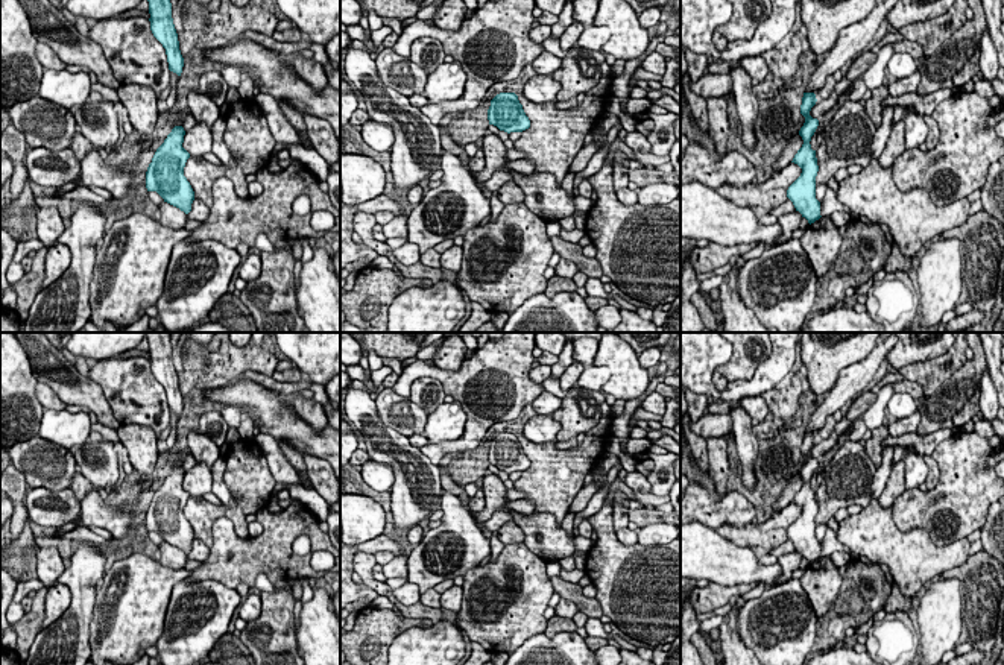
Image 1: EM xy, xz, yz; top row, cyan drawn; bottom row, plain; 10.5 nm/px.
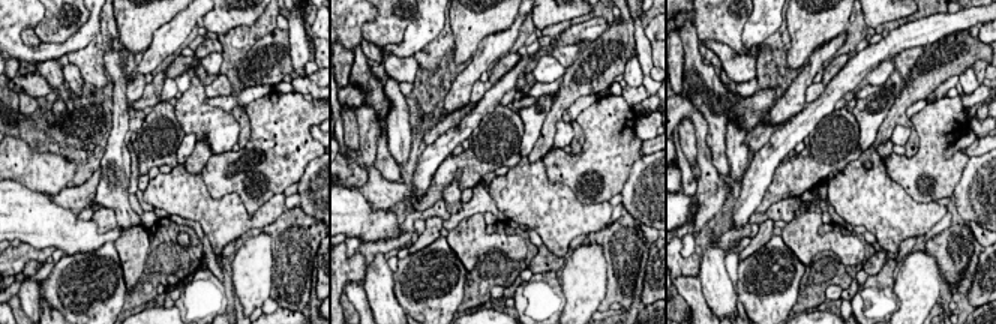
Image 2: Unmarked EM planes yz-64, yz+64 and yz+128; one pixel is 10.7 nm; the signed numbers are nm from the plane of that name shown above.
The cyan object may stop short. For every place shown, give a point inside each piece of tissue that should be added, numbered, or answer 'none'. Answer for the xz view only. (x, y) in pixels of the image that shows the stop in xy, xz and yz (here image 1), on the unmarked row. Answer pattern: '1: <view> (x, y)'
none

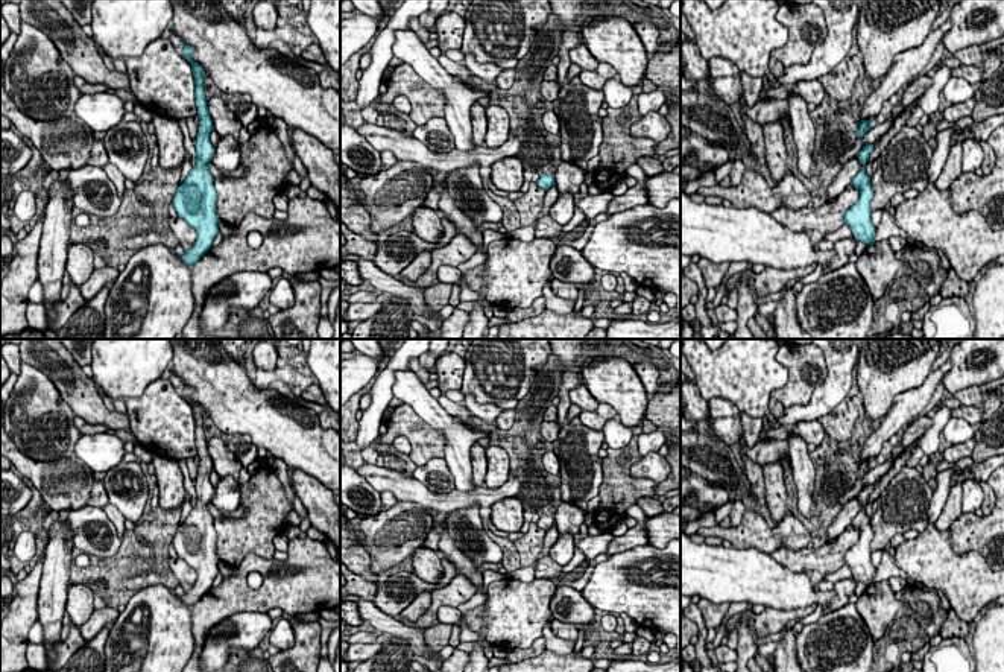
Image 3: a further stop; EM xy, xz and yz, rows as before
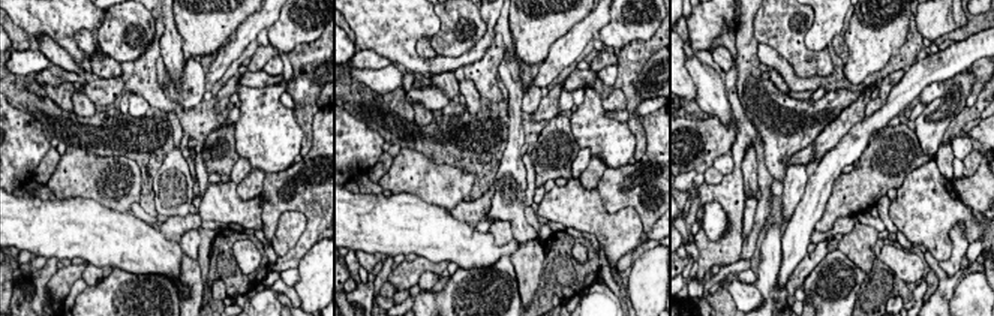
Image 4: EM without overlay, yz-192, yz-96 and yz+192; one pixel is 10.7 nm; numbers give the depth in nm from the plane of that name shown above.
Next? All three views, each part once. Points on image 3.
none

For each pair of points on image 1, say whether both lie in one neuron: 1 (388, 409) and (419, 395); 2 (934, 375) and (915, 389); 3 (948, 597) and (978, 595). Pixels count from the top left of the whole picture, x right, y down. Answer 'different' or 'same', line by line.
1: different
2: different
3: different

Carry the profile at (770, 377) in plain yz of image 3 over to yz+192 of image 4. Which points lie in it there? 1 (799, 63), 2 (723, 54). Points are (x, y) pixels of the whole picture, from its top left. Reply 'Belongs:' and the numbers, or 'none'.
Belongs: none

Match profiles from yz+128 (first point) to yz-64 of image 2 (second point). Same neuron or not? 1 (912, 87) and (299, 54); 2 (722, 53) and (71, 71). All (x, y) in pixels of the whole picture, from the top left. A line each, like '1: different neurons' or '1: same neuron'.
1: different neurons
2: same neuron

